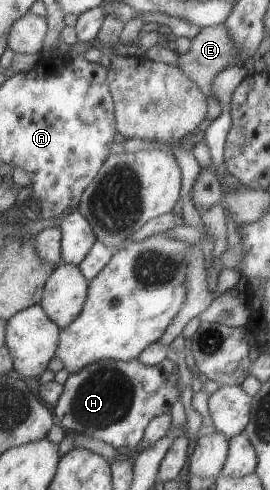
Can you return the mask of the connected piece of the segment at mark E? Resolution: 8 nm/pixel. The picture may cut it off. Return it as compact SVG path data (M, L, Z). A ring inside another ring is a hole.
M224 22L201 28L188 44L189 50L178 54L177 68L209 98L214 77L228 67L241 66L237 48L231 44Z

